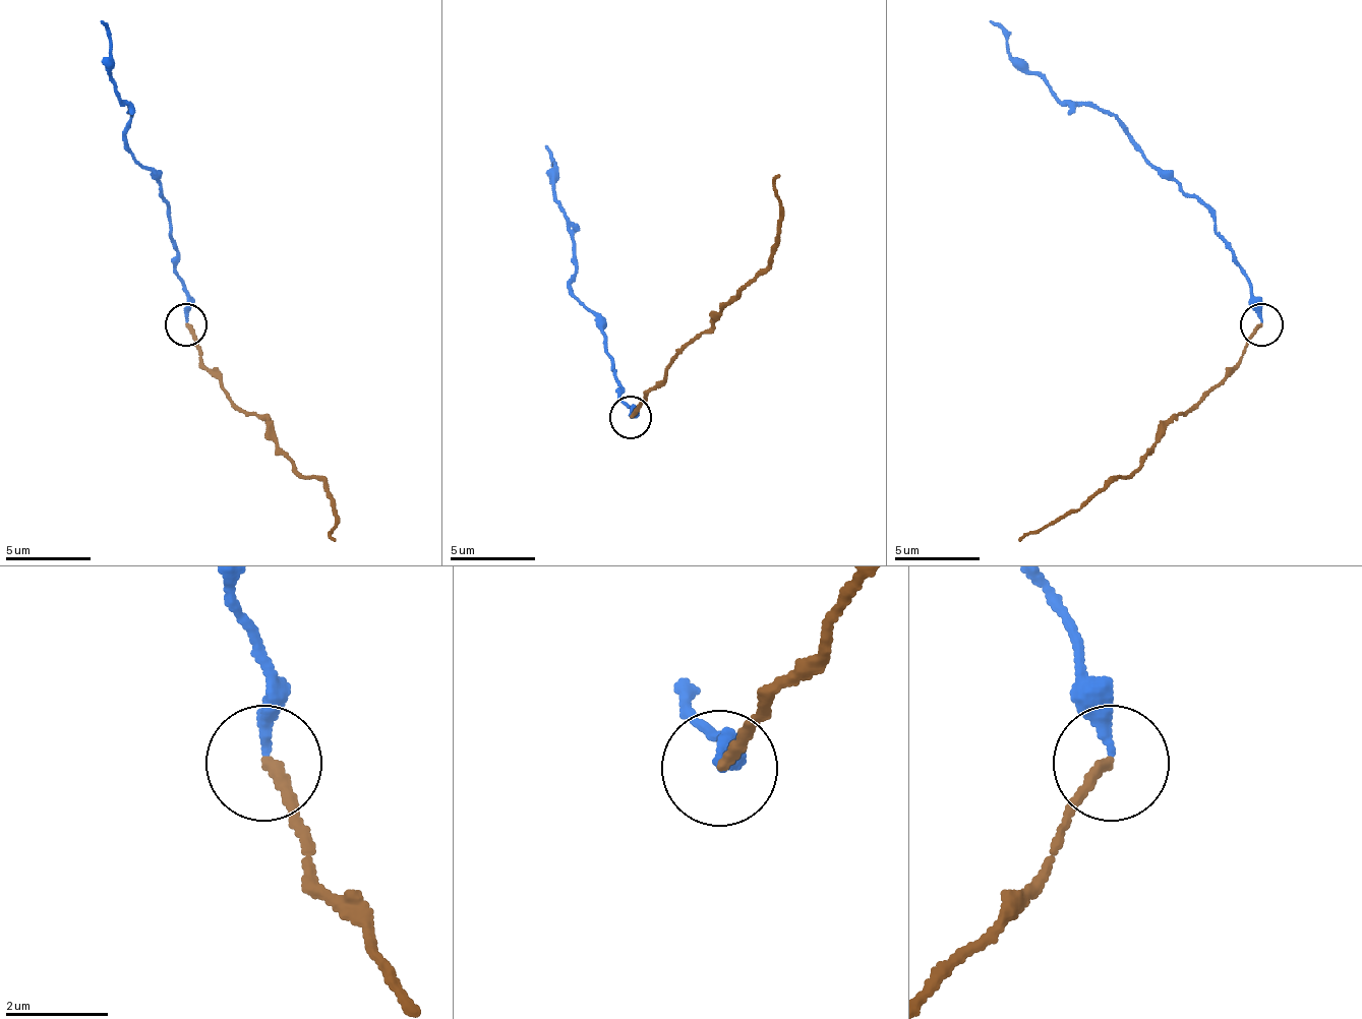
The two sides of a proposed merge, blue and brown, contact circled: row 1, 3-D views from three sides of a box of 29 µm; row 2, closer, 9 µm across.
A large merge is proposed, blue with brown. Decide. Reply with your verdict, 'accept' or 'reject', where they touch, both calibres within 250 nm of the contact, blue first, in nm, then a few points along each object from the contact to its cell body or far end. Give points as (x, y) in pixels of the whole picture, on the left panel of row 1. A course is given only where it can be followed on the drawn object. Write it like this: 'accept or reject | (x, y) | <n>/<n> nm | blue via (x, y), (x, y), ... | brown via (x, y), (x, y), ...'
reject | (186, 324) | 240/200 nm | blue via (187, 321), (187, 300), (170, 220), (157, 177), (127, 138), (131, 109), (110, 79), (110, 37), (102, 19) | brown via (187, 325), (221, 390), (268, 424), (268, 436), (301, 475), (322, 483), (336, 543)

